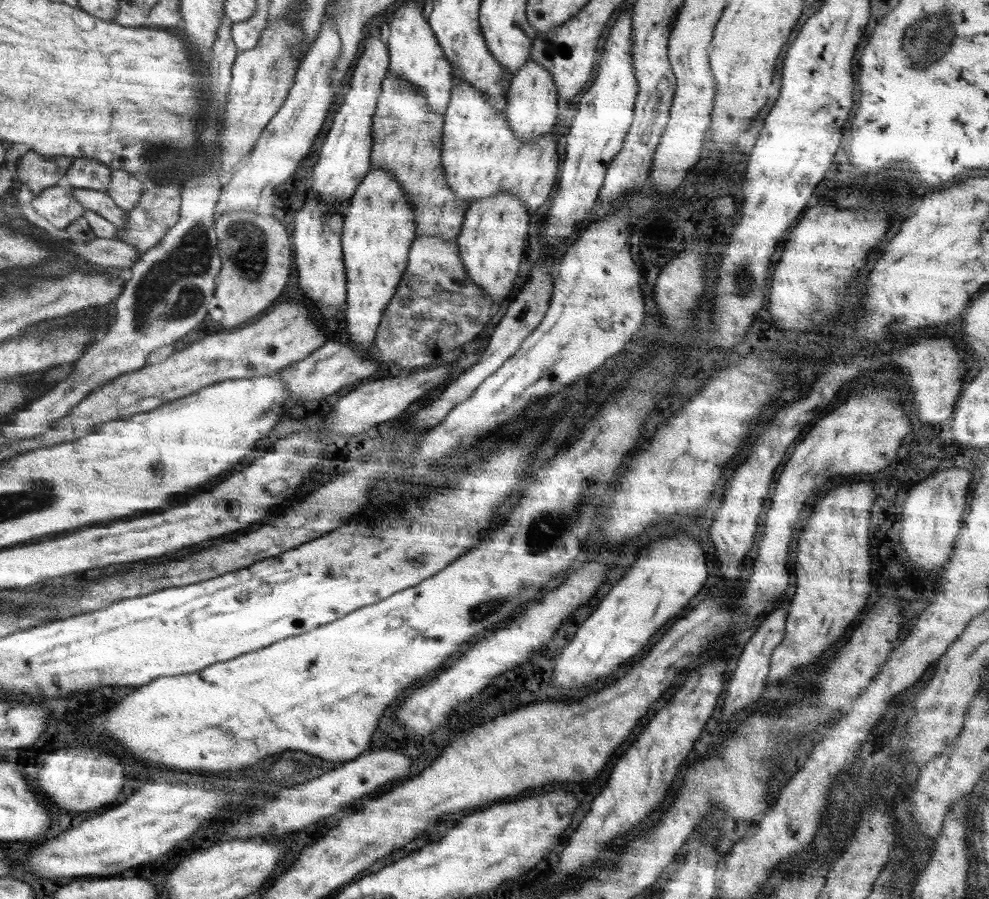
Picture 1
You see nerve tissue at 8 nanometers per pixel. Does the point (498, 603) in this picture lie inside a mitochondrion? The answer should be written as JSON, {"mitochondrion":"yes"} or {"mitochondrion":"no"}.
{"mitochondrion":"yes"}

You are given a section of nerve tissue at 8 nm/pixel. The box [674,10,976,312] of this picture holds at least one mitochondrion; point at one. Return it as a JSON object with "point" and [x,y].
{"point":[936,41]}

